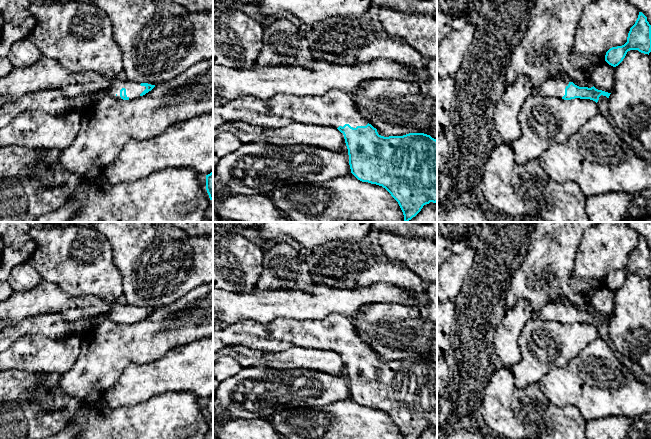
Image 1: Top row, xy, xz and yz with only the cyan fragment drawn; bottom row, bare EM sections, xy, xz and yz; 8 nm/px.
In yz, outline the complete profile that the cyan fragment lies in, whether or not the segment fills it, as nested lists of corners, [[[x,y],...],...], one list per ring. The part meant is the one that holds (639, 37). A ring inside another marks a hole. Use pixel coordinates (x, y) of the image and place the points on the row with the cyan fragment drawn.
[[[639,12],[635,24],[630,28],[627,42],[622,46],[610,48],[605,55],[605,61],[613,66],[618,66],[630,50],[638,50],[641,53],[651,52],[651,25],[647,17]]]

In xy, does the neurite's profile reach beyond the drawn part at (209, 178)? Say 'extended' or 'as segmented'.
as segmented

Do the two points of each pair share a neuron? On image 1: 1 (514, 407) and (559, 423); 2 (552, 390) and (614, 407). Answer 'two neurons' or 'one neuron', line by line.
1: one neuron
2: one neuron

